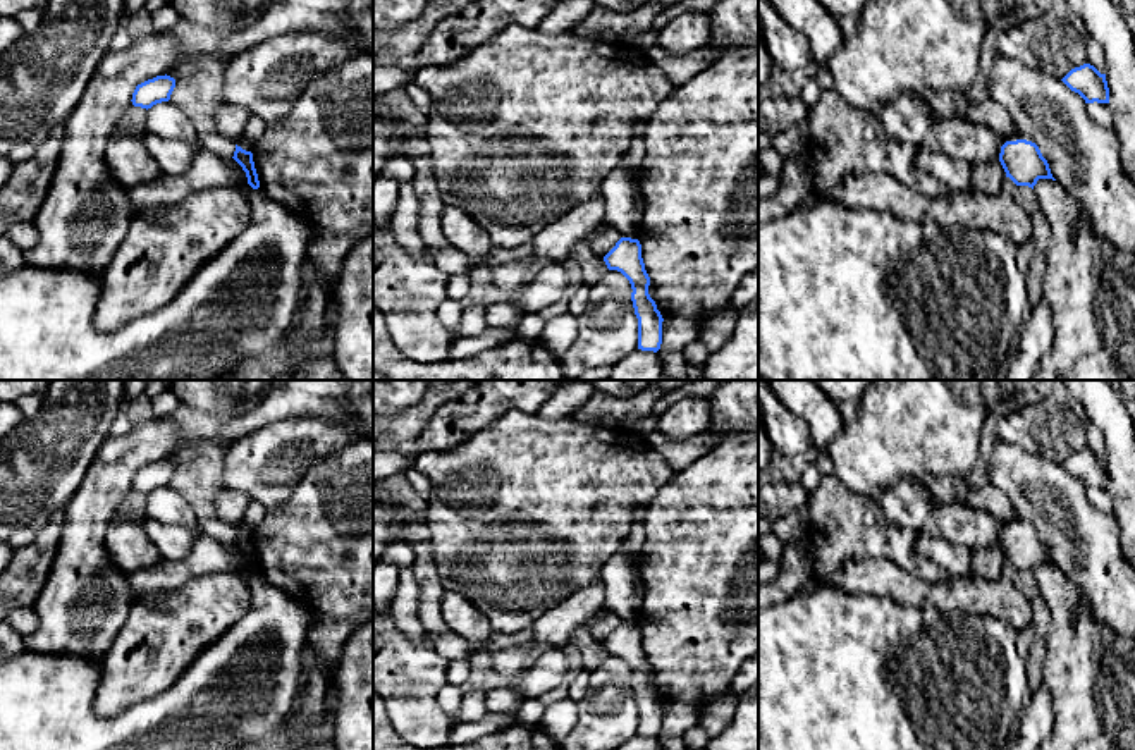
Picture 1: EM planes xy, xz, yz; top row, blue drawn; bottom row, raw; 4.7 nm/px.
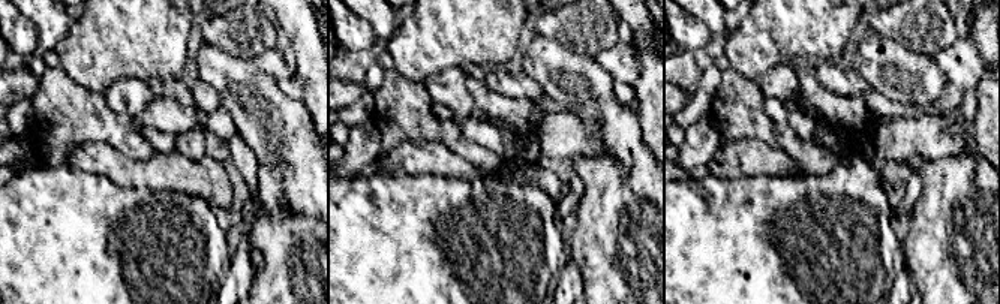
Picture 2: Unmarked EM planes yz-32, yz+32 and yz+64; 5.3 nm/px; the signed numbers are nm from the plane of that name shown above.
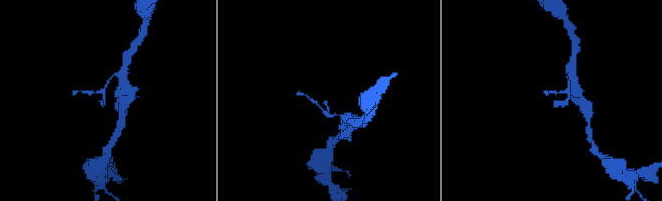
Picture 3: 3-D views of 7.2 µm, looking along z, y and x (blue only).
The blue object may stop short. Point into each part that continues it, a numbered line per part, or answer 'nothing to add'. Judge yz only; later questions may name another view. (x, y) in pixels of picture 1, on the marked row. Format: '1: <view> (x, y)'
nothing to add

